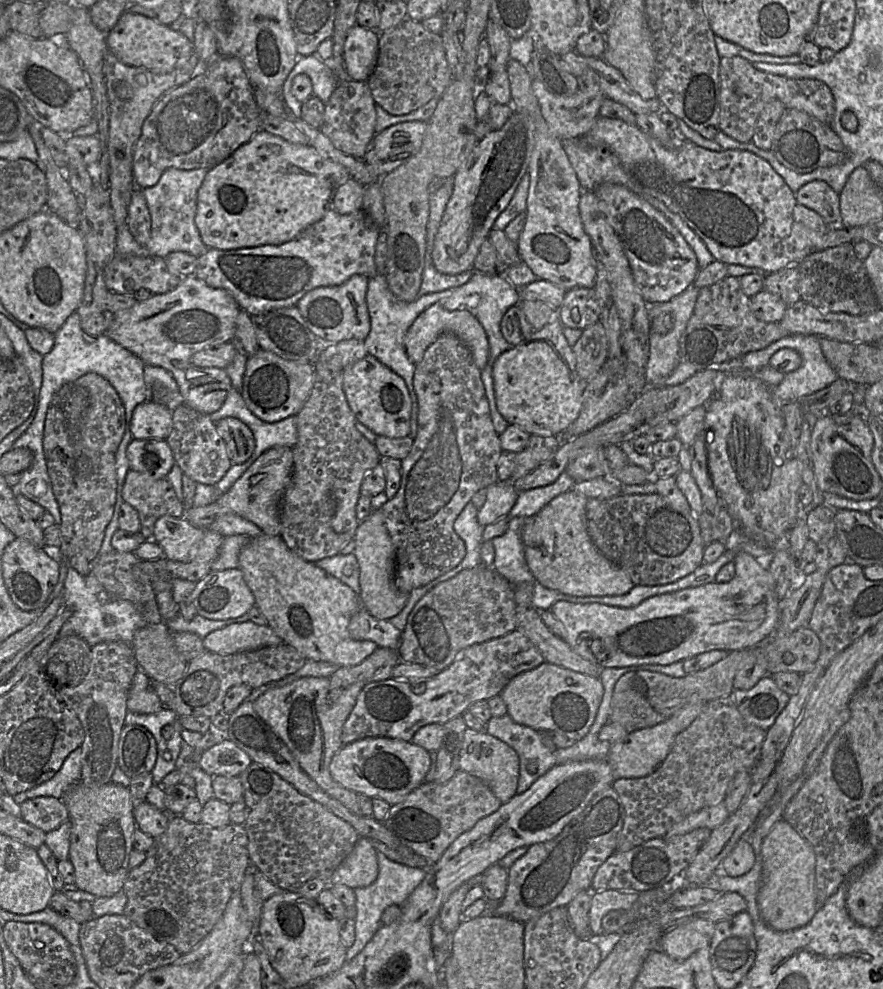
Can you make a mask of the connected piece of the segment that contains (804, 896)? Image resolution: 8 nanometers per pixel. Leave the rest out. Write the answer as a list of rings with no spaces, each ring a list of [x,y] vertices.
[[[781,819],[764,838],[761,857],[763,878],[757,901],[763,921],[776,931],[789,931],[807,925],[817,911],[812,845]]]

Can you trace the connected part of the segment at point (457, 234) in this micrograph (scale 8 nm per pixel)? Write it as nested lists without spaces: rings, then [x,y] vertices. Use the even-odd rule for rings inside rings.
[[[516,112],[500,129],[491,131],[478,141],[453,176],[453,193],[440,222],[432,252],[438,272],[457,275],[473,269],[482,243],[489,238],[495,220],[510,203],[528,170],[534,143],[533,131]]]

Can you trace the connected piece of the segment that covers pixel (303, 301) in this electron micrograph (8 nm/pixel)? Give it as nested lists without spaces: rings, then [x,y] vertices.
[[[353,275],[339,286],[318,287],[307,292],[296,304],[309,330],[329,343],[342,340],[365,340],[370,331],[370,317],[366,303],[369,279]]]

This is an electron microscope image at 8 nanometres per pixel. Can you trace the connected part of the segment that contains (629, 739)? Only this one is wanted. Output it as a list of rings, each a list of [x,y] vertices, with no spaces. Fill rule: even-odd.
[[[706,703],[684,706],[667,720],[652,727],[628,733],[622,740],[611,745],[607,761],[614,780],[619,778],[640,778],[652,773],[668,755],[676,736],[686,729],[701,713]]]

